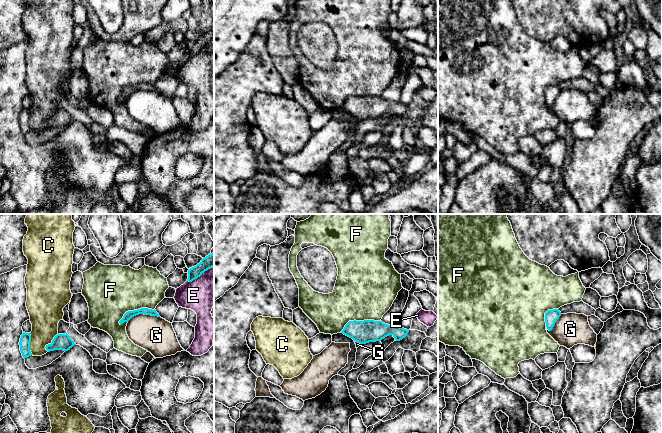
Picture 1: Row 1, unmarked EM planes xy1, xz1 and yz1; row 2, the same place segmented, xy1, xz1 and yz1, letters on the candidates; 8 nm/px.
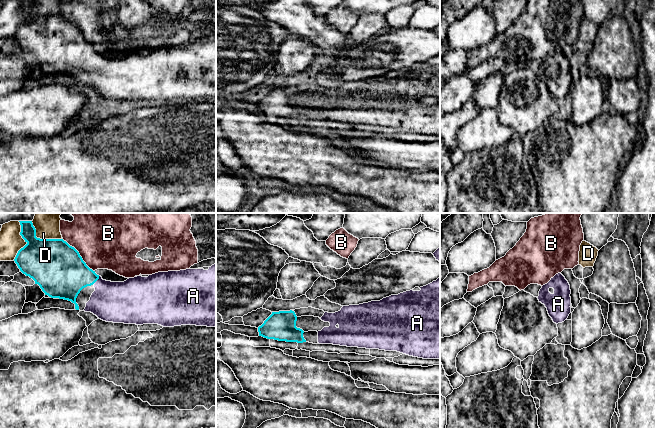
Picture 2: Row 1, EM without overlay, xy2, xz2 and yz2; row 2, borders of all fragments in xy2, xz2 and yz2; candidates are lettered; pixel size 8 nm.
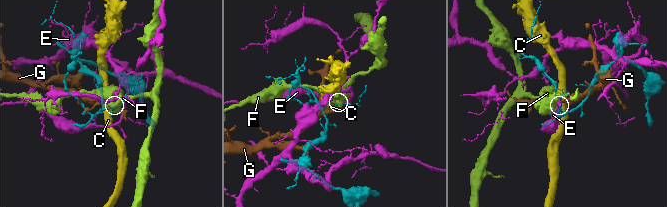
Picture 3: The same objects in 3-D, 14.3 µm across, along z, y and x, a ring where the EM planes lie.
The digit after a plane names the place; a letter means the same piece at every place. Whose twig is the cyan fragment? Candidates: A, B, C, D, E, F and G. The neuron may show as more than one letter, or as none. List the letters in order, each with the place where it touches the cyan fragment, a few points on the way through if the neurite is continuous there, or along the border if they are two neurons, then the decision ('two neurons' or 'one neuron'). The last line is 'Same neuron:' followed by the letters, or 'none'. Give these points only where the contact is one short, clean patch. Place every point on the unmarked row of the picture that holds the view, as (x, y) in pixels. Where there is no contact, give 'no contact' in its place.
A: xy2 (96, 56) | across xy2 (66, 50), (85, 52), (96, 56), (118, 78) | one neuron
B: xy2 (79, 30) | two neurons
C: xy1 (29, 120) | two neurons
D: xy2 (43, 15) | two neurons
E: xy1 (200, 51) | two neurons
F: xy1 (135, 86) | two neurons
G: xy1 (143, 89) | two neurons
Same neuron: A

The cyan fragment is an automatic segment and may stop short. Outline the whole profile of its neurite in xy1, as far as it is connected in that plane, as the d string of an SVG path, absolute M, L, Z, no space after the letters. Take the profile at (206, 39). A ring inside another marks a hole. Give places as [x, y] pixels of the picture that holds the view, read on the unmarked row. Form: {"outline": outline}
{"outline": "M214 29L209 30L201 36L199 40L188 46L187 57L192 58L193 56L200 53L205 47L214 43Z"}

